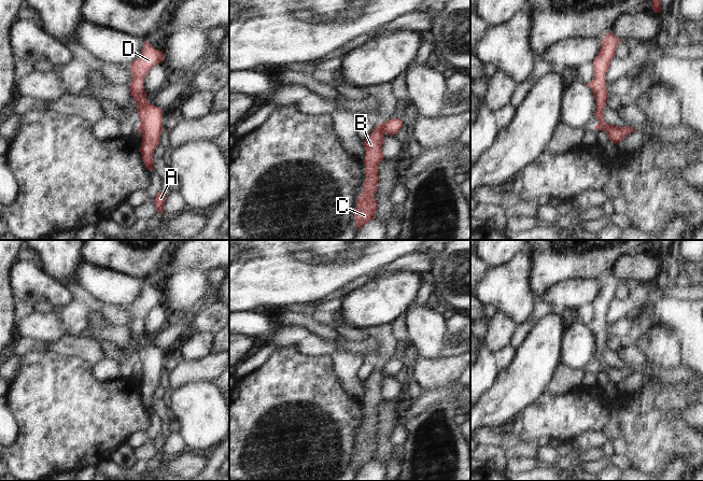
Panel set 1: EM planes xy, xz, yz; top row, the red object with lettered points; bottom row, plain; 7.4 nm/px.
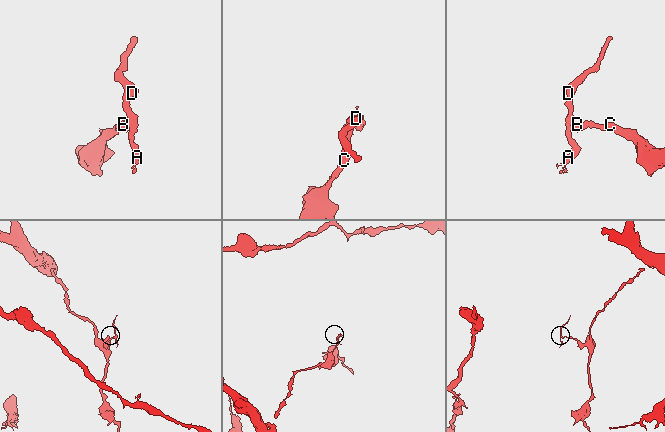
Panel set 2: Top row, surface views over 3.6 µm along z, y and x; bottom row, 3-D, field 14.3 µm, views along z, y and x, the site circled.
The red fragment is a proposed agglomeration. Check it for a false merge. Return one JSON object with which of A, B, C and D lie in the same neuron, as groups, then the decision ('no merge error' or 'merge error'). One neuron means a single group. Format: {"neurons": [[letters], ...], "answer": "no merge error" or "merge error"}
{"neurons": [["A", "D"], ["B", "C"]], "answer": "merge error"}

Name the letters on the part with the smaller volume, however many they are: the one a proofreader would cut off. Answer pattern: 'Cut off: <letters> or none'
Cut off: A, D

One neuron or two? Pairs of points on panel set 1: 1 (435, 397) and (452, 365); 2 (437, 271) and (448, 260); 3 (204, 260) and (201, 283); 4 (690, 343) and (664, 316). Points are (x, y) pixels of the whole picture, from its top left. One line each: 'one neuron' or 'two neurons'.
1: two neurons
2: one neuron
3: two neurons
4: one neuron

